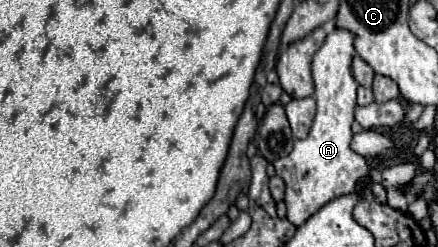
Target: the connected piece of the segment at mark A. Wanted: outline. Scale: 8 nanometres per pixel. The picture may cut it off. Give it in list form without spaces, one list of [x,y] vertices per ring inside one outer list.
[[[334,29],[326,37],[324,45],[316,51],[314,61],[312,61],[312,79],[314,79],[314,87],[316,87],[314,99],[318,103],[318,111],[316,111],[312,129],[310,129],[310,133],[308,133],[306,139],[294,141],[294,149],[292,149],[290,155],[280,157],[278,161],[274,161],[276,173],[286,183],[286,197],[284,197],[284,201],[286,201],[286,207],[288,207],[288,221],[294,223],[296,227],[300,227],[308,217],[312,217],[328,201],[332,201],[336,197],[342,197],[342,195],[354,193],[356,185],[370,177],[368,161],[364,157],[356,155],[350,149],[350,141],[352,141],[352,129],[350,129],[350,125],[354,123],[356,89],[358,89],[358,83],[356,83],[356,79],[352,77],[352,71],[350,71],[350,63],[352,63],[352,57],[354,57],[352,43],[354,43],[354,37],[352,37],[350,31],[346,31],[346,29]]]

